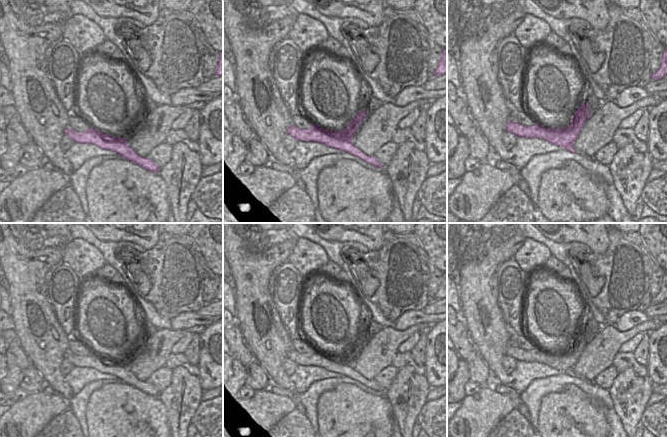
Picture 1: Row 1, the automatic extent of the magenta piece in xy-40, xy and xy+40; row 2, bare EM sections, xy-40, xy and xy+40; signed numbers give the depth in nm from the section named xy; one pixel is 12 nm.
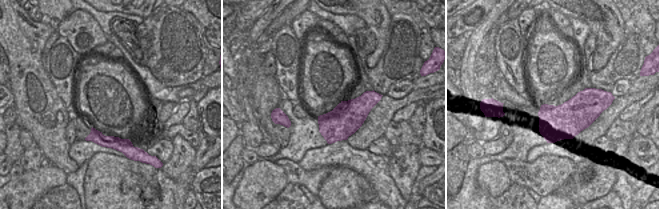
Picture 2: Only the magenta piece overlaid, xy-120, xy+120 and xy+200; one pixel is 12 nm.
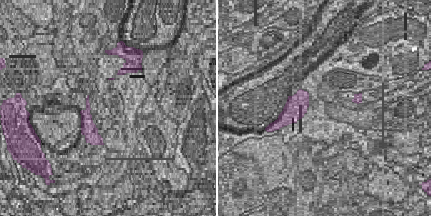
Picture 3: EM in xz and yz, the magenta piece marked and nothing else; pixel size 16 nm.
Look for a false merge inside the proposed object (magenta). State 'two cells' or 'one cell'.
two cells

